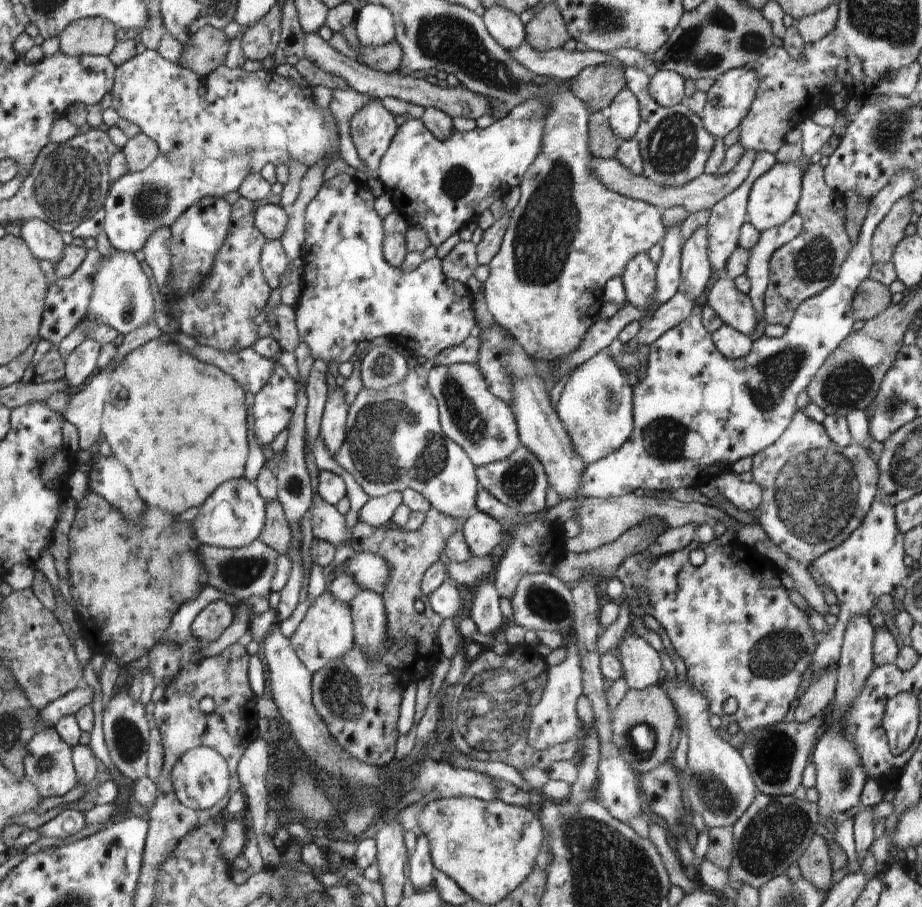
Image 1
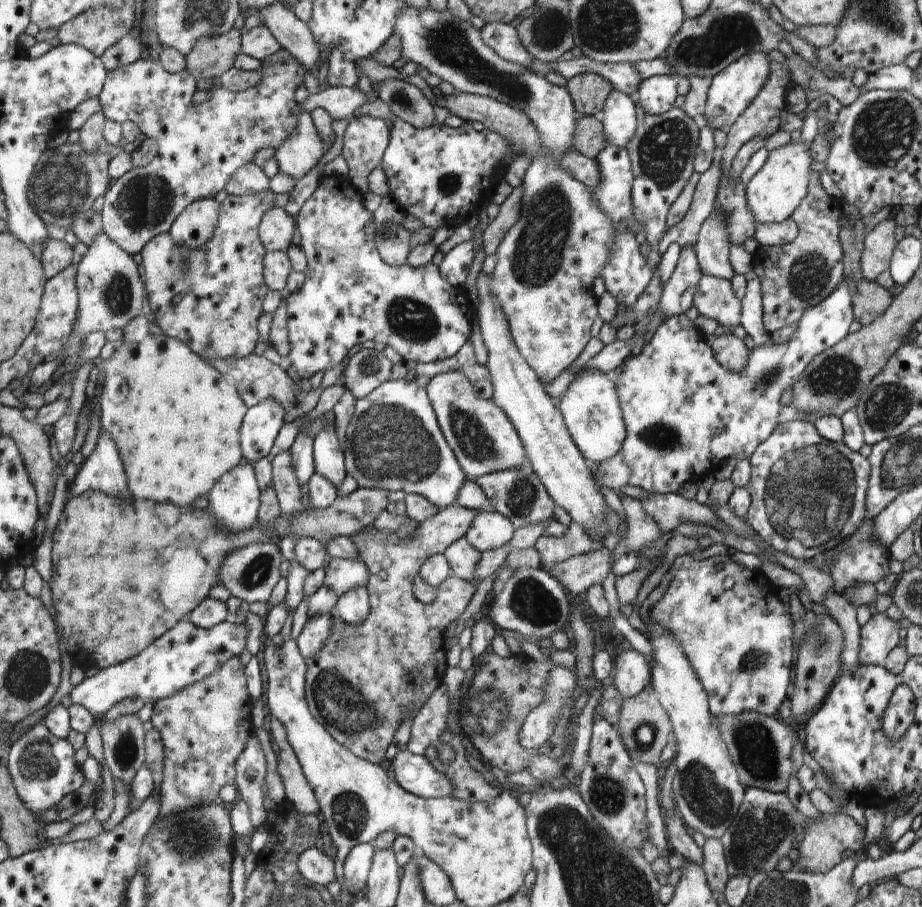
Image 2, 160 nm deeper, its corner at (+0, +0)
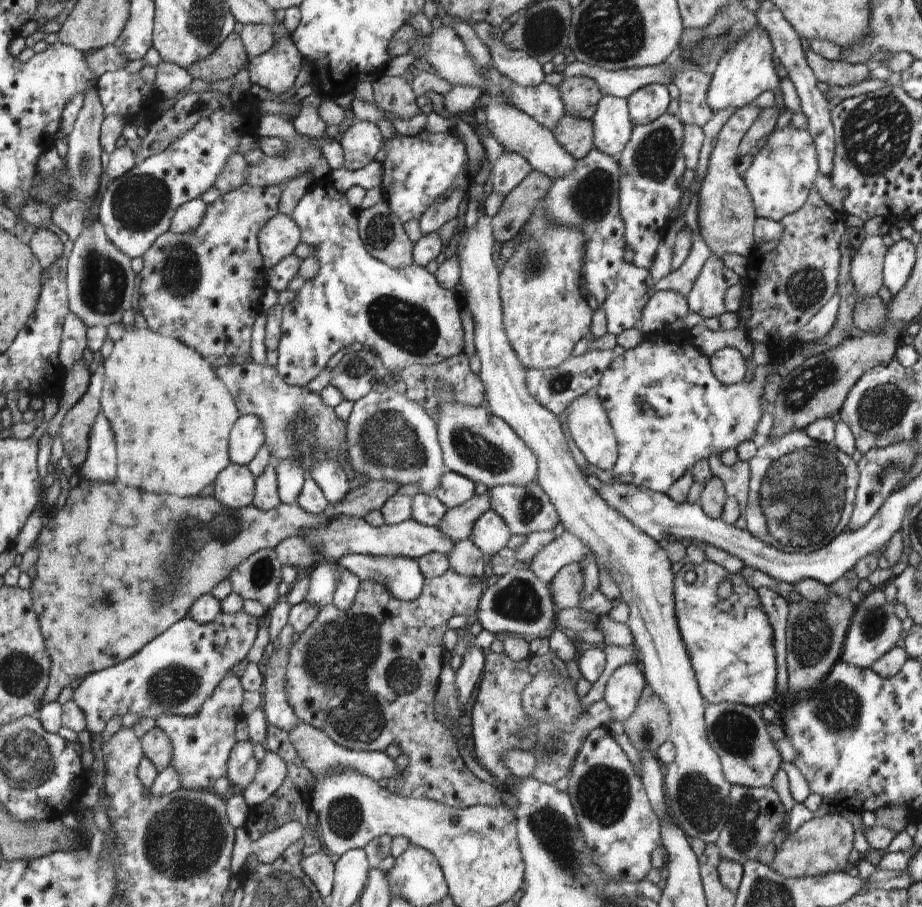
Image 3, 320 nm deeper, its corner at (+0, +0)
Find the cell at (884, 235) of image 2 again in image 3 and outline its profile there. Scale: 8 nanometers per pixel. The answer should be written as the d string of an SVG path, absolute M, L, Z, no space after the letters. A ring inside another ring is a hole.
M865 236L852 257L850 274L858 297L879 294L883 285L883 262L887 247L881 236Z

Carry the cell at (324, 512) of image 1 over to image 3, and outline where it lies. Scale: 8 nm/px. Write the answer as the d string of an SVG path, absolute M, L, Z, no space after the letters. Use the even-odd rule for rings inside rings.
M353 554L339 558L338 564L355 574L359 582L383 584L390 596L401 601L415 601L426 579L418 560L408 557Z

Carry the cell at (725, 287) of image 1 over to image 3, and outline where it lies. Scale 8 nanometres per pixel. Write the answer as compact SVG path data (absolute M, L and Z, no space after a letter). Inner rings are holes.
M714 254L708 257L686 296L691 312L706 318L719 317L726 312L725 292L729 286L723 275L724 268L721 258Z

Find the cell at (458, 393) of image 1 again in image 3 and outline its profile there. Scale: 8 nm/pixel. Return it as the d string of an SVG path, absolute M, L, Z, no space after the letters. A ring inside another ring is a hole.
M441 389L437 397L439 398L437 437L448 470L461 474L480 488L488 490L502 485L527 485L538 480L538 457L507 421L492 414L489 408L459 405L453 399L451 389Z

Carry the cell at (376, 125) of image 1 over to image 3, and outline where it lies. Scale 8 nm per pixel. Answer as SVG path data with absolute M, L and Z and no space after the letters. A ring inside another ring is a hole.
M355 120L352 126L340 136L342 138L338 142L343 148L343 157L345 160L343 167L349 171L361 169L374 161L374 156L376 156L376 153L380 150L382 142L384 141L375 123L358 120Z

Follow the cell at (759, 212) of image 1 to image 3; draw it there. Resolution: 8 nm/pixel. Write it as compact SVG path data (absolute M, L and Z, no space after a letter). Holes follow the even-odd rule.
M791 124L774 128L769 141L753 156L753 163L743 176L756 216L779 222L802 208L818 173L817 150L808 129L798 129Z

